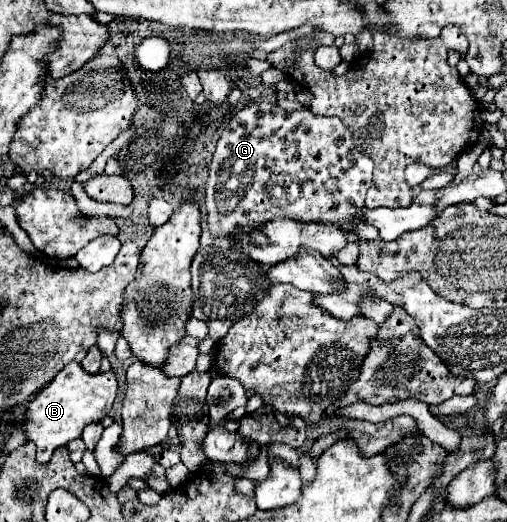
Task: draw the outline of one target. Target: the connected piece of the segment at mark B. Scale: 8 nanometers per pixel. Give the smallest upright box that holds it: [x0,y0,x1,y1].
[22,363,118,463]

